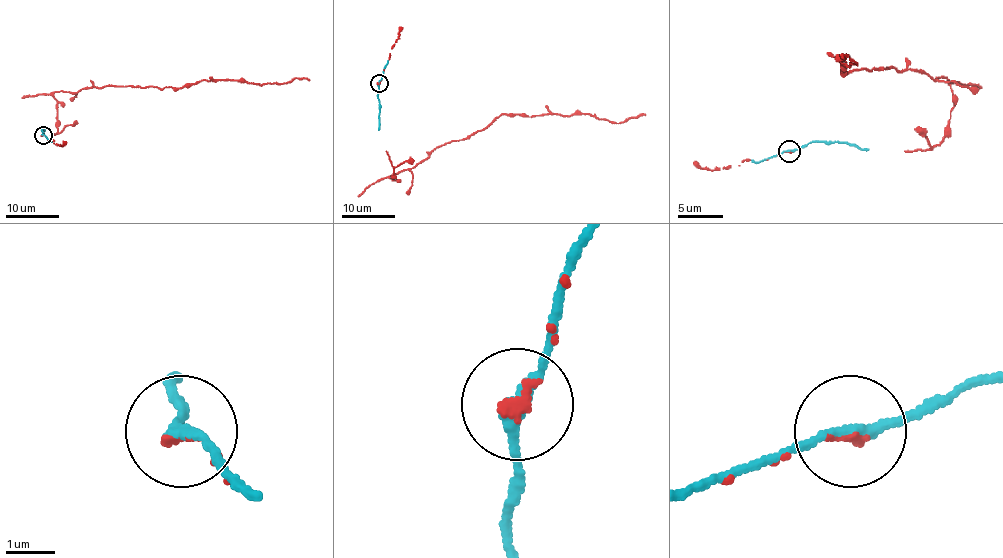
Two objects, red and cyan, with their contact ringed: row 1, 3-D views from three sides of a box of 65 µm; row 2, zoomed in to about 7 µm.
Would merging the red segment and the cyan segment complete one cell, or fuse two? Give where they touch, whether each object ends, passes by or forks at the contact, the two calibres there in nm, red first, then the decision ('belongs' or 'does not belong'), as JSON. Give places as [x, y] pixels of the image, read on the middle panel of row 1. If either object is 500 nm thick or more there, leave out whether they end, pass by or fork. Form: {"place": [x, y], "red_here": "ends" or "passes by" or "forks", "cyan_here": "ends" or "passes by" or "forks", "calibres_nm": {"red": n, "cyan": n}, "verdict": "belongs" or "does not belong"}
{"place": [379, 83], "red_here": "ends", "cyan_here": "passes by", "calibres_nm": {"red": 150, "cyan": 240}, "verdict": "belongs"}

